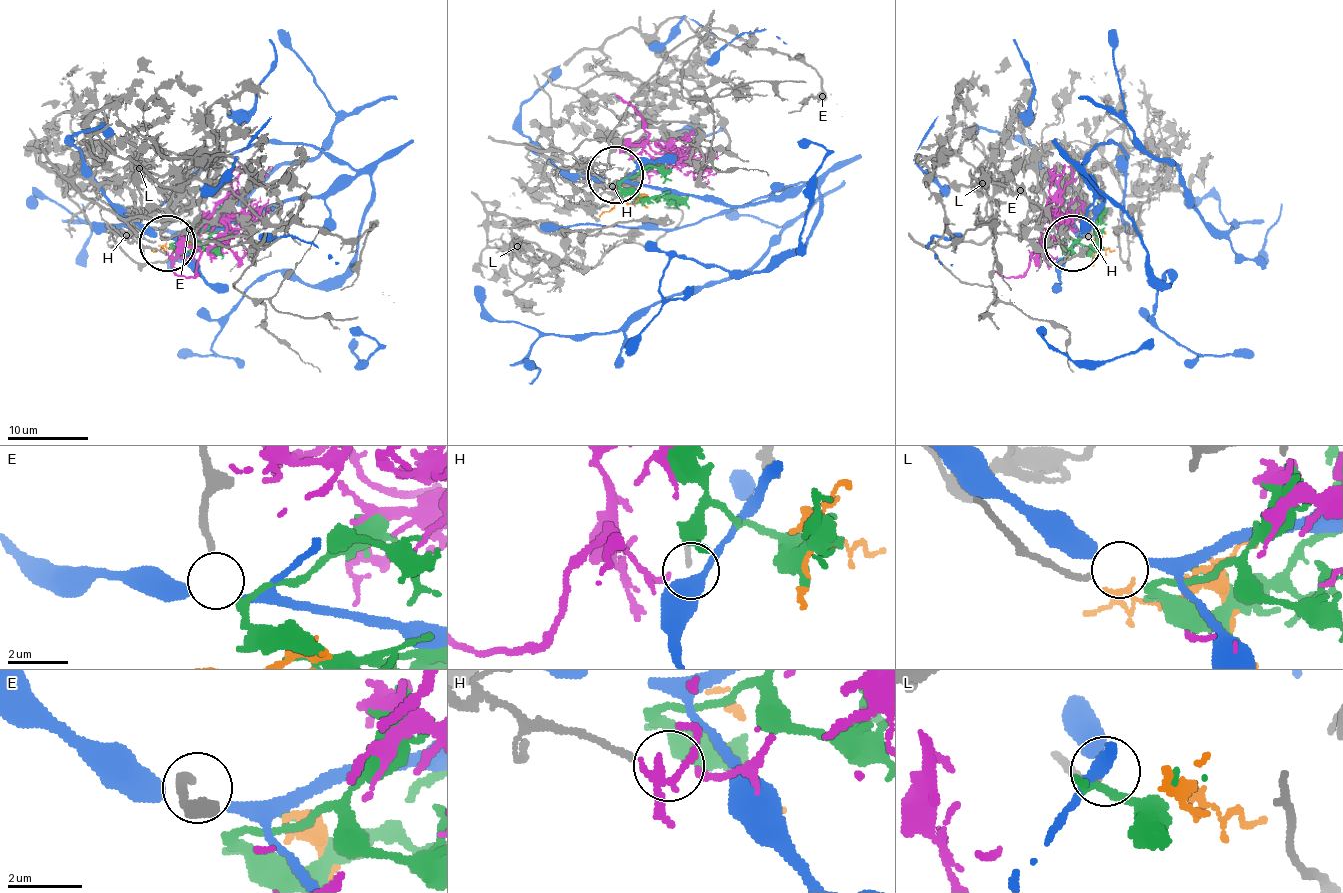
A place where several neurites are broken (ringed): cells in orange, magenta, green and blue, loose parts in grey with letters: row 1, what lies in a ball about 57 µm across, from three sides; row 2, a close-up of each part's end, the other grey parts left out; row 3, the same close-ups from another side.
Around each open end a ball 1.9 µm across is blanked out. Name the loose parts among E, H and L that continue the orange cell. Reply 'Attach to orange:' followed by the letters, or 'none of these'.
Attach to orange: none of these

